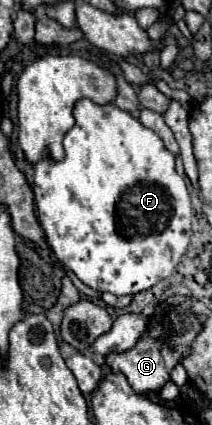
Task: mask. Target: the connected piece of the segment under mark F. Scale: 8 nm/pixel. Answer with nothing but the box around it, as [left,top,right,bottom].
[32,100,192,296]

